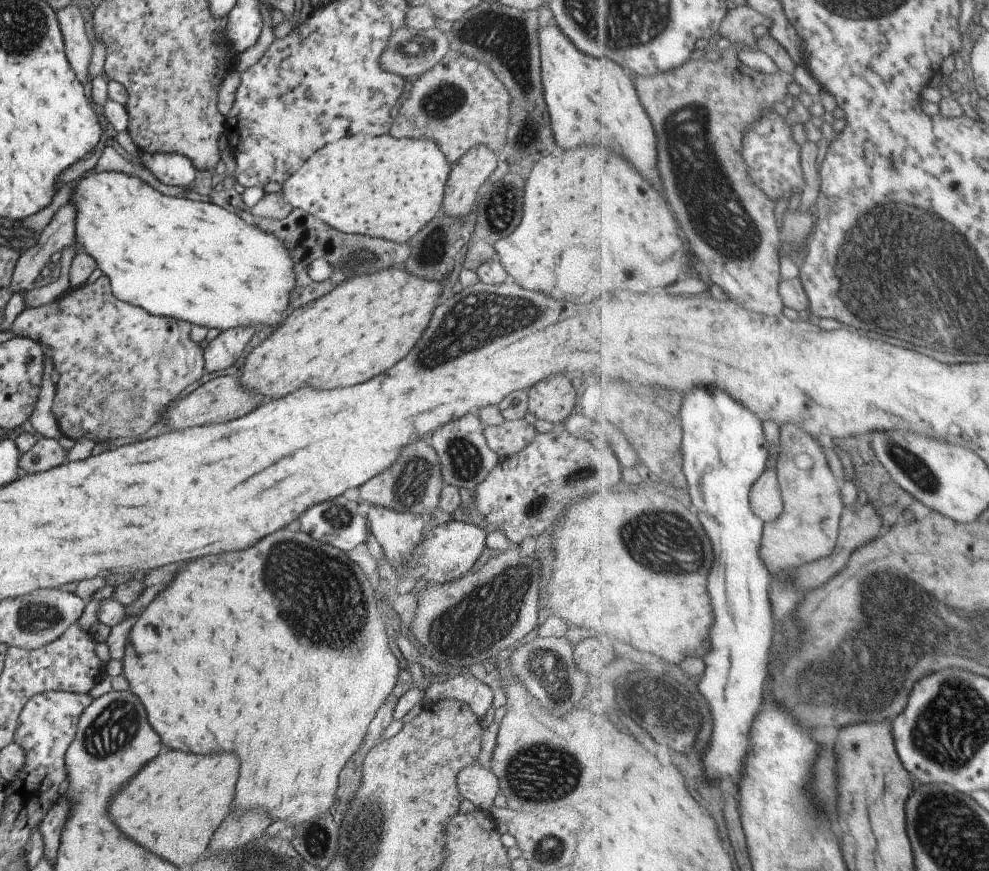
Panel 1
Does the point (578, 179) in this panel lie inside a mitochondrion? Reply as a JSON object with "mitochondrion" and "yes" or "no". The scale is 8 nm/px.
{"mitochondrion":"no"}

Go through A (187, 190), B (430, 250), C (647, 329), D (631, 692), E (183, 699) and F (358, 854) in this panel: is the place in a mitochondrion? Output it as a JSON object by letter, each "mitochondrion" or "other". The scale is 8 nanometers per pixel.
{"A":"other","B":"mitochondrion","C":"other","D":"other","E":"other","F":"mitochondrion"}

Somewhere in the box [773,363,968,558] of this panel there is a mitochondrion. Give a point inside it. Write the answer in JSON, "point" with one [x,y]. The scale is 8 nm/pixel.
{"point":[909,463]}

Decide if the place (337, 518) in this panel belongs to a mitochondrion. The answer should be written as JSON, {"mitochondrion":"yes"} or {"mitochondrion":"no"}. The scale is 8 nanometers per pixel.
{"mitochondrion":"yes"}

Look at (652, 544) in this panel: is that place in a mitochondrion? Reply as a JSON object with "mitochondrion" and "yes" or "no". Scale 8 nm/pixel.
{"mitochondrion":"yes"}

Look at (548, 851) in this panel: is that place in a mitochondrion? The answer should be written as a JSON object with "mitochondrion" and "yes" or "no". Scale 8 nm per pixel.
{"mitochondrion":"yes"}

